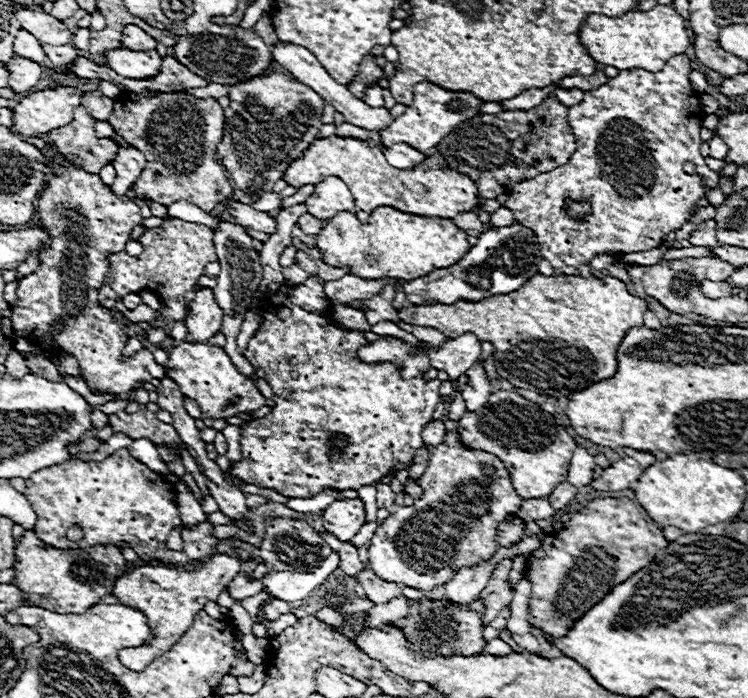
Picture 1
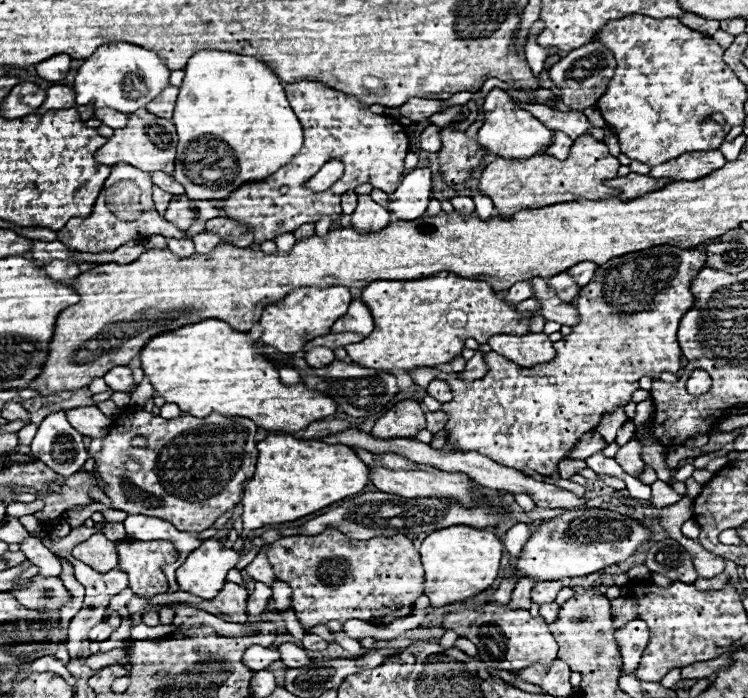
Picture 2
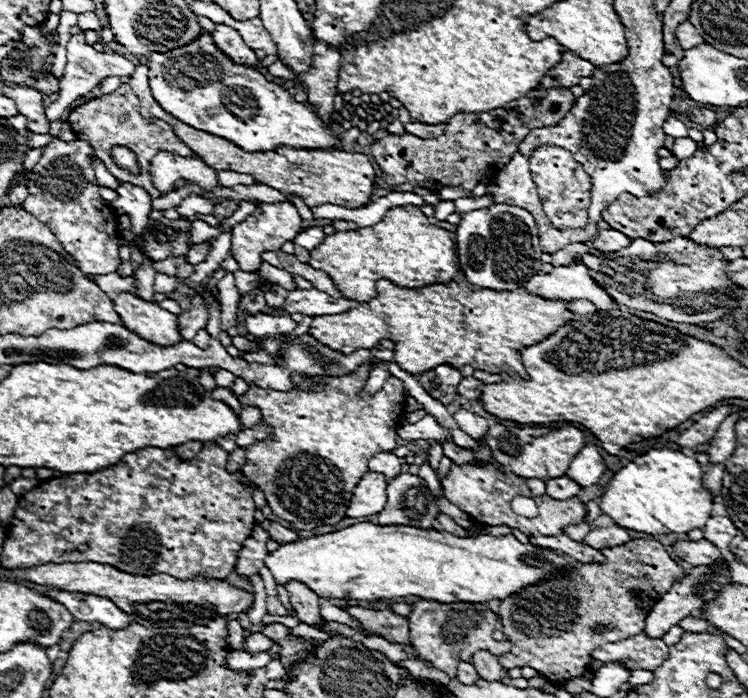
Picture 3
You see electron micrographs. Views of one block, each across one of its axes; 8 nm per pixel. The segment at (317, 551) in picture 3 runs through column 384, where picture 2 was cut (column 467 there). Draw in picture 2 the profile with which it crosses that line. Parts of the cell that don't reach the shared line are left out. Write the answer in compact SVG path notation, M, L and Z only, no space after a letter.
M450 526L428 534L420 546L422 566L426 572L424 594L430 598L430 606L426 610L472 598L490 588L498 576L502 552L504 546L496 534L488 530L476 530L472 526Z

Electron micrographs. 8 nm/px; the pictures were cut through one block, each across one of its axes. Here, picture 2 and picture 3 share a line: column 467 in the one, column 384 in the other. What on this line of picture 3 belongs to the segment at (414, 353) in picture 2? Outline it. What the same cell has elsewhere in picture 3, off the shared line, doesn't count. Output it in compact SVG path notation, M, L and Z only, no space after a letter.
M378 280L376 282L378 296L370 302L362 302L358 308L352 308L348 312L342 312L340 316L316 316L310 322L308 334L316 338L320 344L326 344L328 348L340 352L340 354L352 354L354 350L366 348L372 350L378 346L378 340L390 340L394 342L394 362L410 372L410 374L422 374L428 372L440 364L452 364L454 368L470 364L474 370L484 372L516 372L526 378L524 366L520 362L520 348L532 346L552 332L560 328L566 320L572 320L574 314L566 308L560 300L546 300L540 296L534 296L526 292L524 288L512 290L512 292L496 292L496 290L484 290L476 288L468 282L446 282L446 284L432 284L422 288L400 288L392 284L390 280Z

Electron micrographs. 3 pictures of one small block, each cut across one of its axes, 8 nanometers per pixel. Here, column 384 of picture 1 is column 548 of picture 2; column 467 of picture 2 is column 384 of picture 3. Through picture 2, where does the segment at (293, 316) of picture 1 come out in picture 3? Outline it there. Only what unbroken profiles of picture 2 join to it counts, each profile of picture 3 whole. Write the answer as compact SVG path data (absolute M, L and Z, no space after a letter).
M364 364L346 376L330 378L326 386L318 386L314 392L278 392L260 386L250 386L248 392L238 396L242 406L258 406L262 410L262 420L274 426L274 438L244 448L246 464L240 472L248 480L258 484L260 490L270 492L266 494L266 500L278 518L290 522L300 530L312 530L324 524L338 524L346 516L346 508L350 504L356 482L368 472L368 460L378 452L396 448L396 430L400 426L400 416L404 414L402 402L406 390L398 378L390 376L384 382L382 390L368 398L358 398L358 392L366 384L370 371L371 365Z

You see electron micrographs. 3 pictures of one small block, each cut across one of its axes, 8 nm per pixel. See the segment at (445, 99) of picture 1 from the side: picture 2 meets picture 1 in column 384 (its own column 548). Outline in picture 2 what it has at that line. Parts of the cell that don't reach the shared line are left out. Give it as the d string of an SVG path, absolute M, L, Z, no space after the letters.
M494 88L486 96L484 104L484 116L486 122L478 130L478 142L486 146L486 150L494 156L502 158L530 158L534 154L542 154L552 142L554 142L554 132L546 128L538 118L534 118L528 110L520 108L504 90Z

